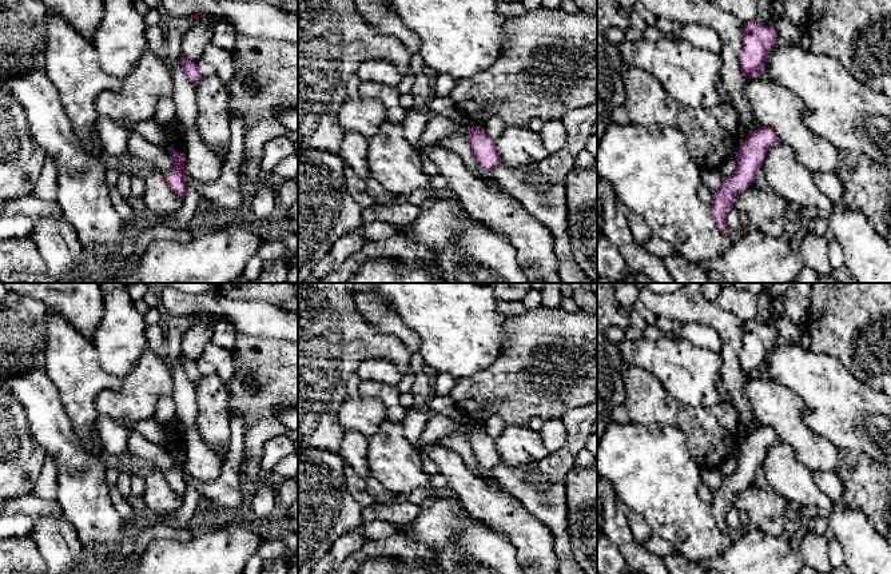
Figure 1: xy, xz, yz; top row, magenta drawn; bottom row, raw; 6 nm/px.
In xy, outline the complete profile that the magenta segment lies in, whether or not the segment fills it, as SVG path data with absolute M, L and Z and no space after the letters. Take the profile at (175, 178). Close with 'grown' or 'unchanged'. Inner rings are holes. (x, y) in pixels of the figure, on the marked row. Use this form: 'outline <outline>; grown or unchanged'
outline M171 147L167 150L174 160L174 167L168 172L164 174L166 182L171 187L171 190L182 200L184 200L186 190L187 190L187 184L186 184L186 175L187 174L184 171L186 155L184 155L184 152L176 152Z; unchanged

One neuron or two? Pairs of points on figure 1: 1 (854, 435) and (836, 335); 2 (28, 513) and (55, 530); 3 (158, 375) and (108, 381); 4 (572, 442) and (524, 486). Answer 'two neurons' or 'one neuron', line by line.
1: two neurons
2: two neurons
3: two neurons
4: one neuron

